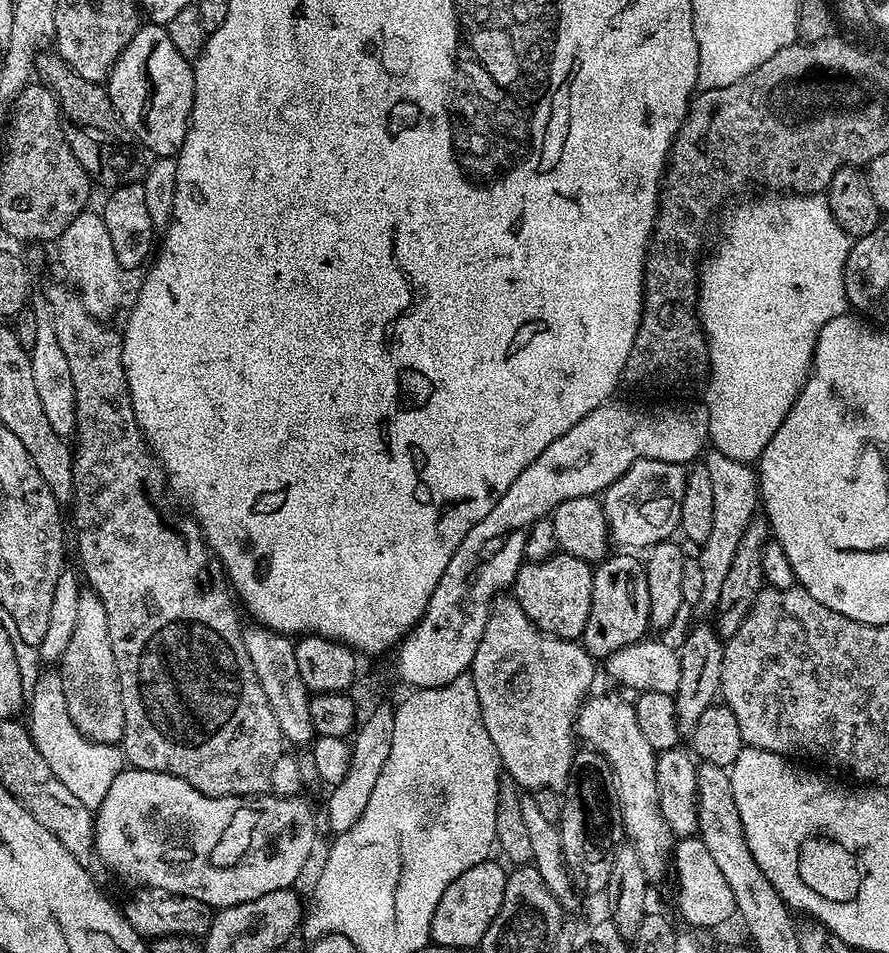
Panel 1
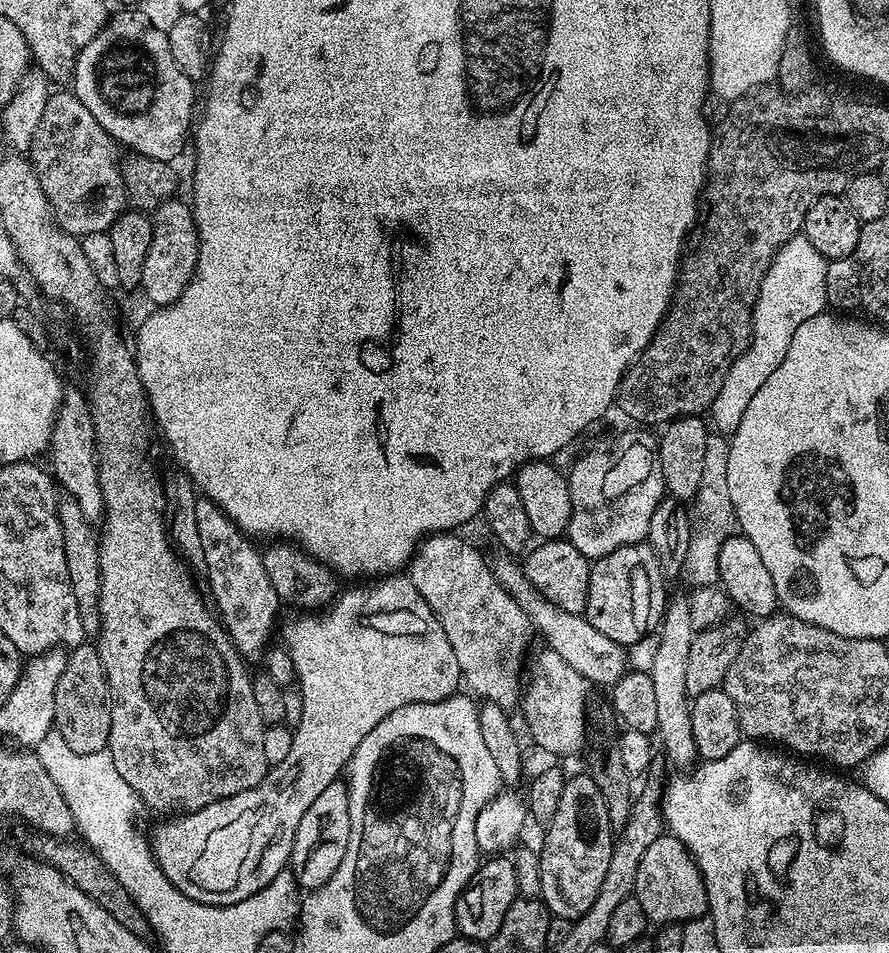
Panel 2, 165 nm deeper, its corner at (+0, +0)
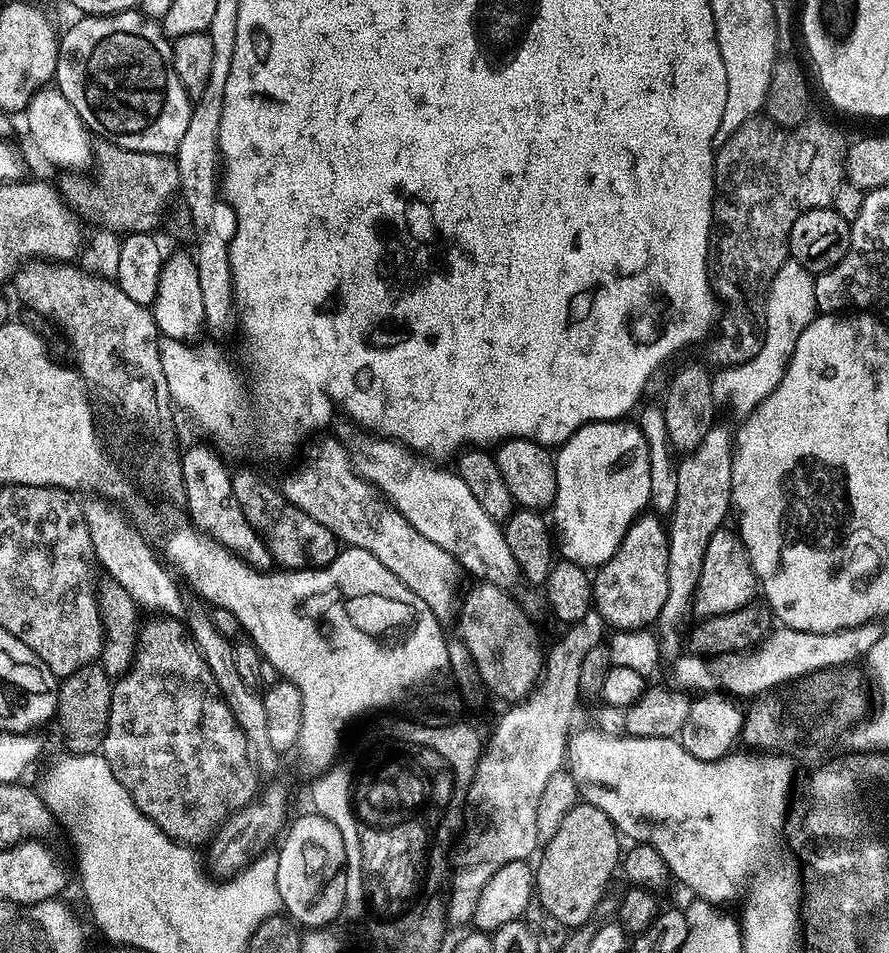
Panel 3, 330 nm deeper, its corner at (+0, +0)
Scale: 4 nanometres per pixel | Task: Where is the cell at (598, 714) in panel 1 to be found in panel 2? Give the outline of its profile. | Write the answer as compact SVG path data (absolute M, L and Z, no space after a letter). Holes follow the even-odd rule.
M541 650L532 664L532 673L527 673L526 687L522 692L524 720L540 748L552 756L564 756L576 752L586 744L586 716L584 703L588 700L590 685L578 670L573 670L558 654Z

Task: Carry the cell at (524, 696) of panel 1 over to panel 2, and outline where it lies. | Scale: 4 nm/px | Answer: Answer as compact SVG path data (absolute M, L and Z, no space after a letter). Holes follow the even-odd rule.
M437 534L429 536L416 549L416 555L410 561L406 575L446 630L446 638L450 646L454 646L454 658L458 658L463 683L469 684L473 688L471 691L481 701L496 704L505 710L512 710L515 704L517 707L522 696L520 663L524 660L528 639L534 636L534 629L522 606L518 606L518 602L514 602L514 598L510 598L508 591L498 582L493 565L487 564L480 557L479 550L474 545L467 544L460 534Z

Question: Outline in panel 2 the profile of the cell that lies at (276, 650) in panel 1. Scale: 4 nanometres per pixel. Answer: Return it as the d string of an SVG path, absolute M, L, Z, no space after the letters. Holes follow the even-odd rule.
M197 499L194 523L198 525L204 555L202 568L208 571L211 603L218 613L218 619L236 647L236 653L245 661L256 660L267 650L272 631L276 628L276 614L282 609L282 601L274 586L270 586L270 574L266 574L261 549L252 545L255 543L232 523L231 518L213 500Z

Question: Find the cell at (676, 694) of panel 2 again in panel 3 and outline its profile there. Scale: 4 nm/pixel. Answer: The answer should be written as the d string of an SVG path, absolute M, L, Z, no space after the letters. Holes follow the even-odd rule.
M714 426L702 438L697 448L693 448L677 463L678 494L667 521L668 530L668 589L666 602L662 602L662 614L658 621L658 632L665 640L672 640L680 623L690 616L692 597L696 593L698 578L702 572L702 558L710 538L719 528L725 527L724 520L730 516L731 464L733 452L733 433L720 426Z

